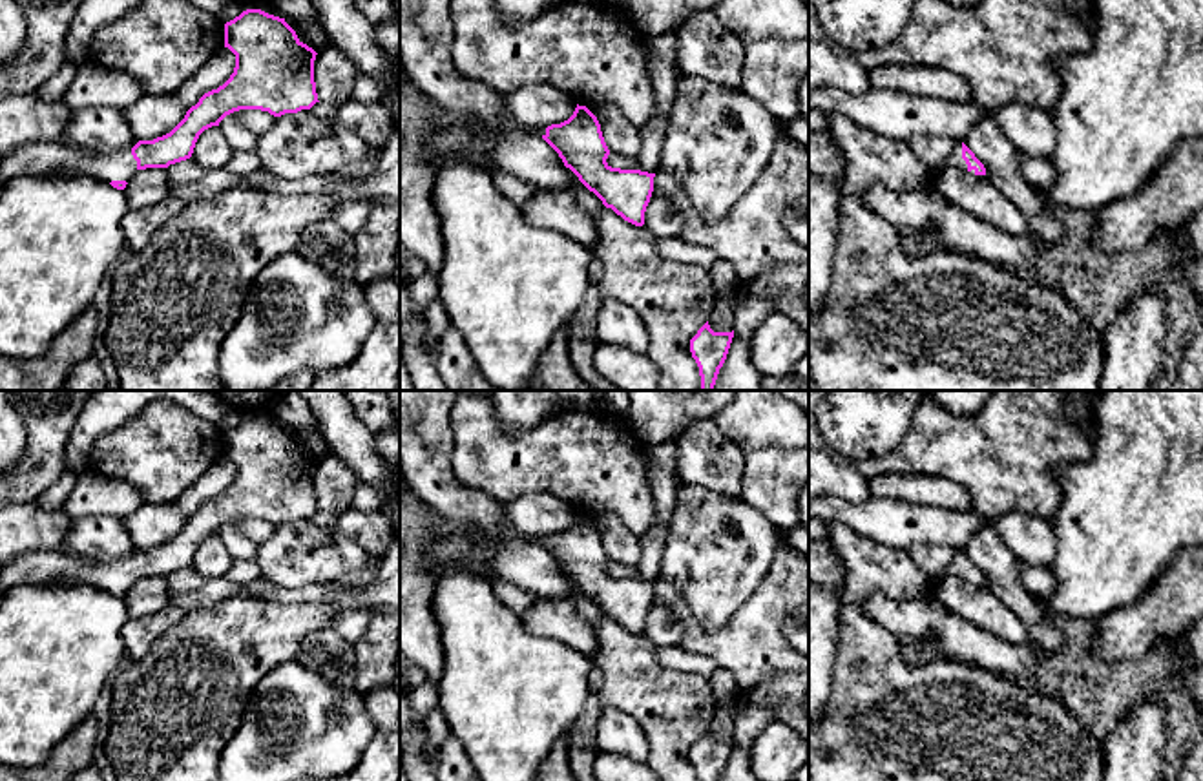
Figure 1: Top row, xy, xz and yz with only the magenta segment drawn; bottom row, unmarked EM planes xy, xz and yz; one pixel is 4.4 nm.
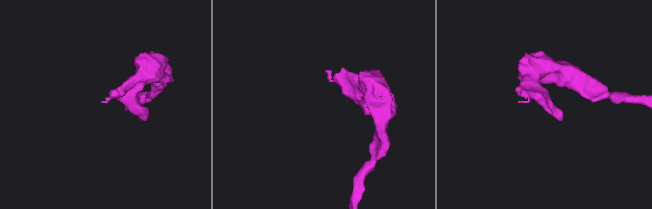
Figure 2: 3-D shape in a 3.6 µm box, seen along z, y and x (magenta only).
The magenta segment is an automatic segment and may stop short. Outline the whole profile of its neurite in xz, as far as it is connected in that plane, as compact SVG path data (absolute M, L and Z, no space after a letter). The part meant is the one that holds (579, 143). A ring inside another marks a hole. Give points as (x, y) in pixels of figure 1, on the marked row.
M502 106L500 124L517 126L535 137L542 137L562 159L579 181L593 192L606 208L624 221L643 226L644 212L654 192L655 173L641 170L612 168L606 159L610 150L604 142L597 117L586 108L575 108L573 115L548 128L526 128Z

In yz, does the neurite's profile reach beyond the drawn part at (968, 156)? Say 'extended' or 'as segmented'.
extended

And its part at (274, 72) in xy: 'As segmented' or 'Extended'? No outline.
Extended

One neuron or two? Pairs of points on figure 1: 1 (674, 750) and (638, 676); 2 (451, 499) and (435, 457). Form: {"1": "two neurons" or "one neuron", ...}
{"1": "one neuron", "2": "one neuron"}

